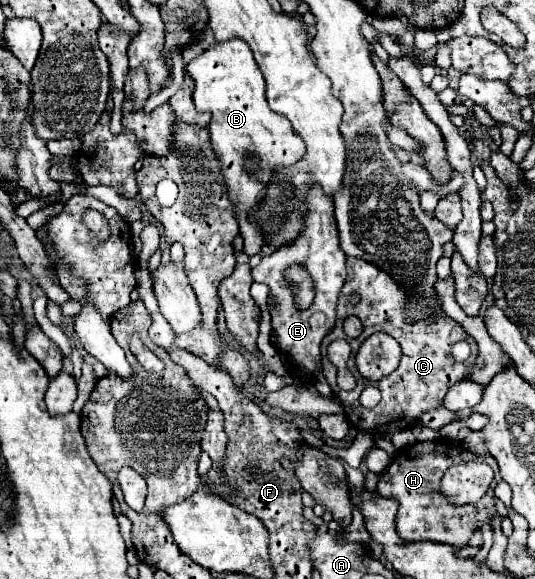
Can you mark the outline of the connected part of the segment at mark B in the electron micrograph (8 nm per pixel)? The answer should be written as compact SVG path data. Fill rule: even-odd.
M241 39L211 45L185 67L185 73L195 81L195 107L199 111L211 111L209 134L212 147L223 163L229 197L233 199L241 235L245 239L243 251L251 257L263 249L265 237L257 223L249 221L249 213L265 199L265 193L261 191L269 185L273 173L281 167L291 167L305 157L305 143L297 131L293 131L287 117L269 109L265 99L265 79L251 49Z

